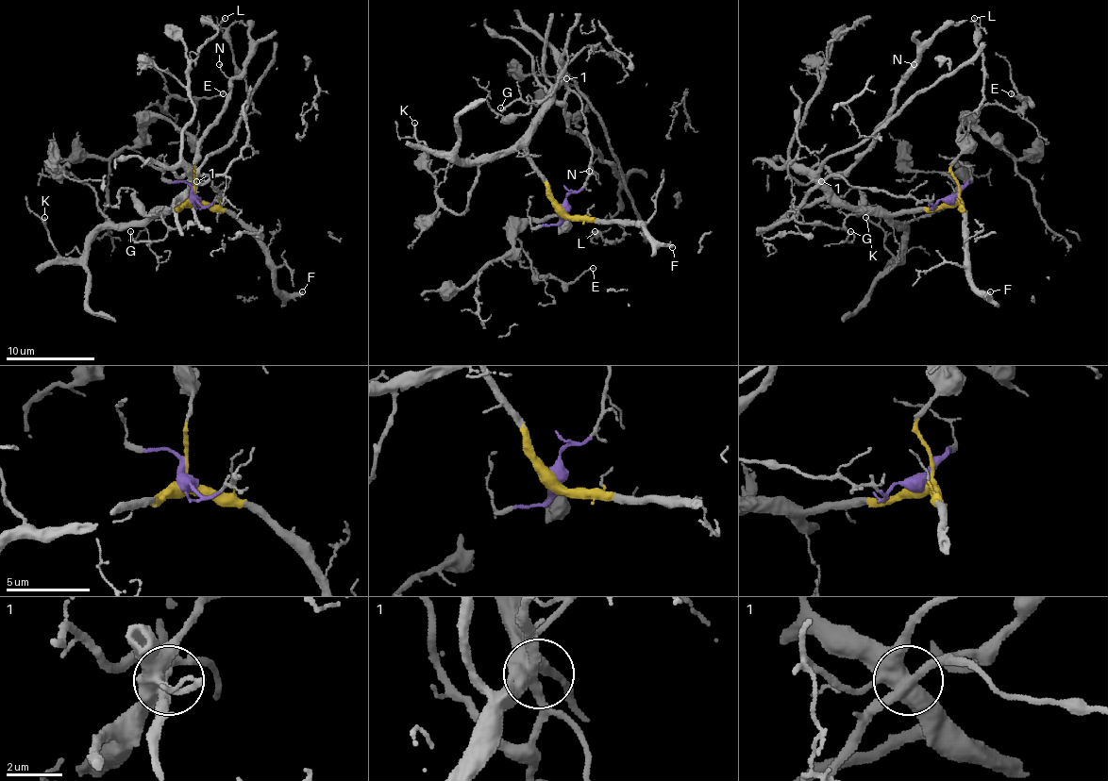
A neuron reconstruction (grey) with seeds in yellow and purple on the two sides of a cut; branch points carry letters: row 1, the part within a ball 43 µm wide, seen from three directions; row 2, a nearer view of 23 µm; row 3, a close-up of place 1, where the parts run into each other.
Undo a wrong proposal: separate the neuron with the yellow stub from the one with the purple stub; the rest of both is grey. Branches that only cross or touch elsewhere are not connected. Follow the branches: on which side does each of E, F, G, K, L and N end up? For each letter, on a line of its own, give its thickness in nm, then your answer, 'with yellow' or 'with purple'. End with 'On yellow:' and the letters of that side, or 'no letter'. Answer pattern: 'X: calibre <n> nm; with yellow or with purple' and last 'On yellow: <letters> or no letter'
E: calibre 140 nm; with yellow
F: calibre 320 nm; with yellow
G: calibre 90 nm; with purple
K: calibre 160 nm; with yellow
L: calibre 80 nm; with purple
N: calibre 120 nm; with purple
On yellow: E, F, K

